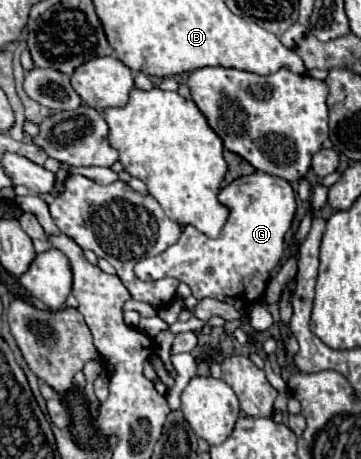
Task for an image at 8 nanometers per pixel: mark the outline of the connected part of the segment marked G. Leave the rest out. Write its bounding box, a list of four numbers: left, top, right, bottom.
[134,171,296,313]

